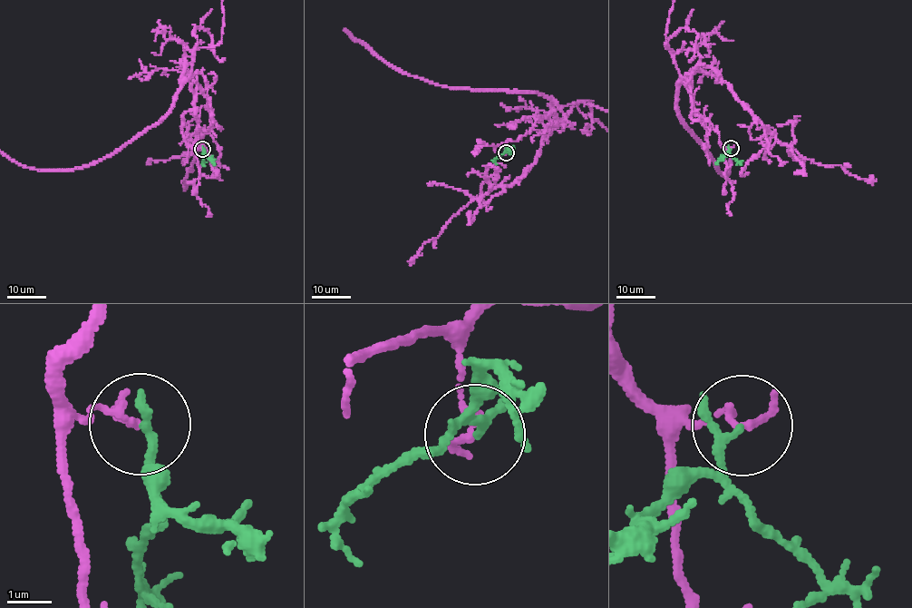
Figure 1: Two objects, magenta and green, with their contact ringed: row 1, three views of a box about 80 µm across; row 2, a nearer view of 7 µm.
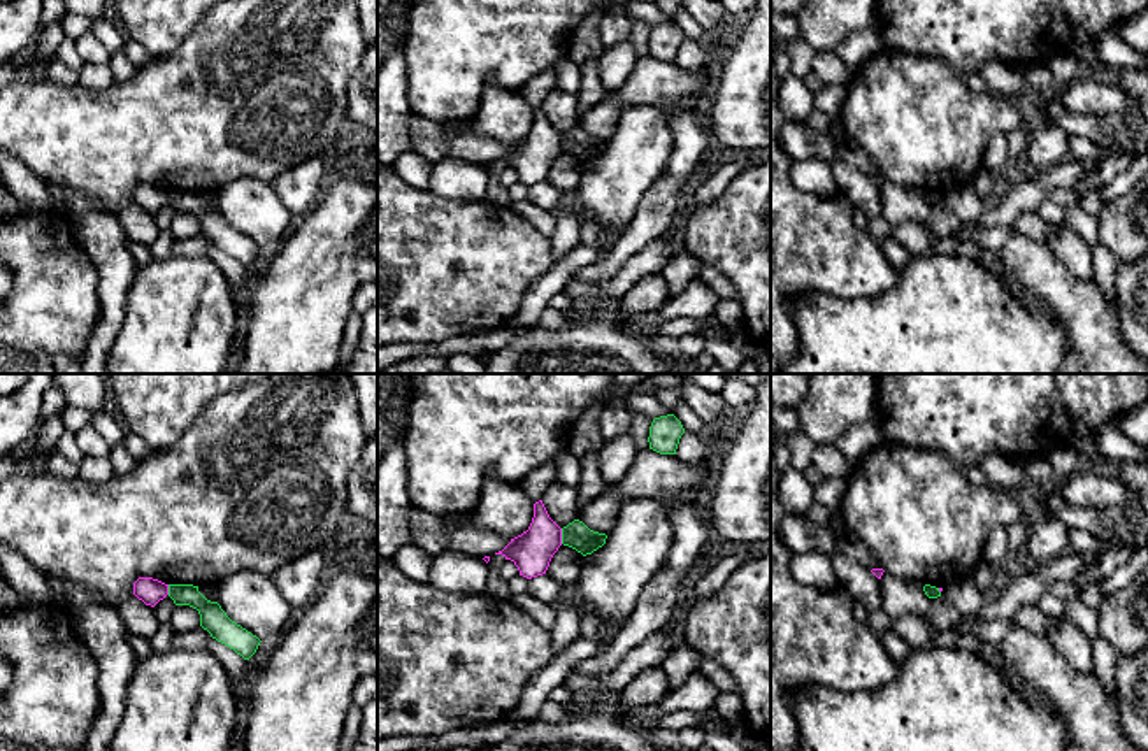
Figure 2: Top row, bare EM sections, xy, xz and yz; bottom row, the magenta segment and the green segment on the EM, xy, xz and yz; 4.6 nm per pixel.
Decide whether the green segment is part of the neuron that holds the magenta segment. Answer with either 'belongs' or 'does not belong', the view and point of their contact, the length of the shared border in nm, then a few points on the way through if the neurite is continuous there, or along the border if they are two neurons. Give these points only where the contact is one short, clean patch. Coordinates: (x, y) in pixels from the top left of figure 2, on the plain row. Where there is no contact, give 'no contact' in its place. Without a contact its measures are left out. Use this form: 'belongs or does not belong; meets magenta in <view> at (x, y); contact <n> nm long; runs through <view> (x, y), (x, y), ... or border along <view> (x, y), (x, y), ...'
does not belong; meets magenta in xz at (560, 143); contact 70 nm long; border along xz (560, 135), (562, 150)

